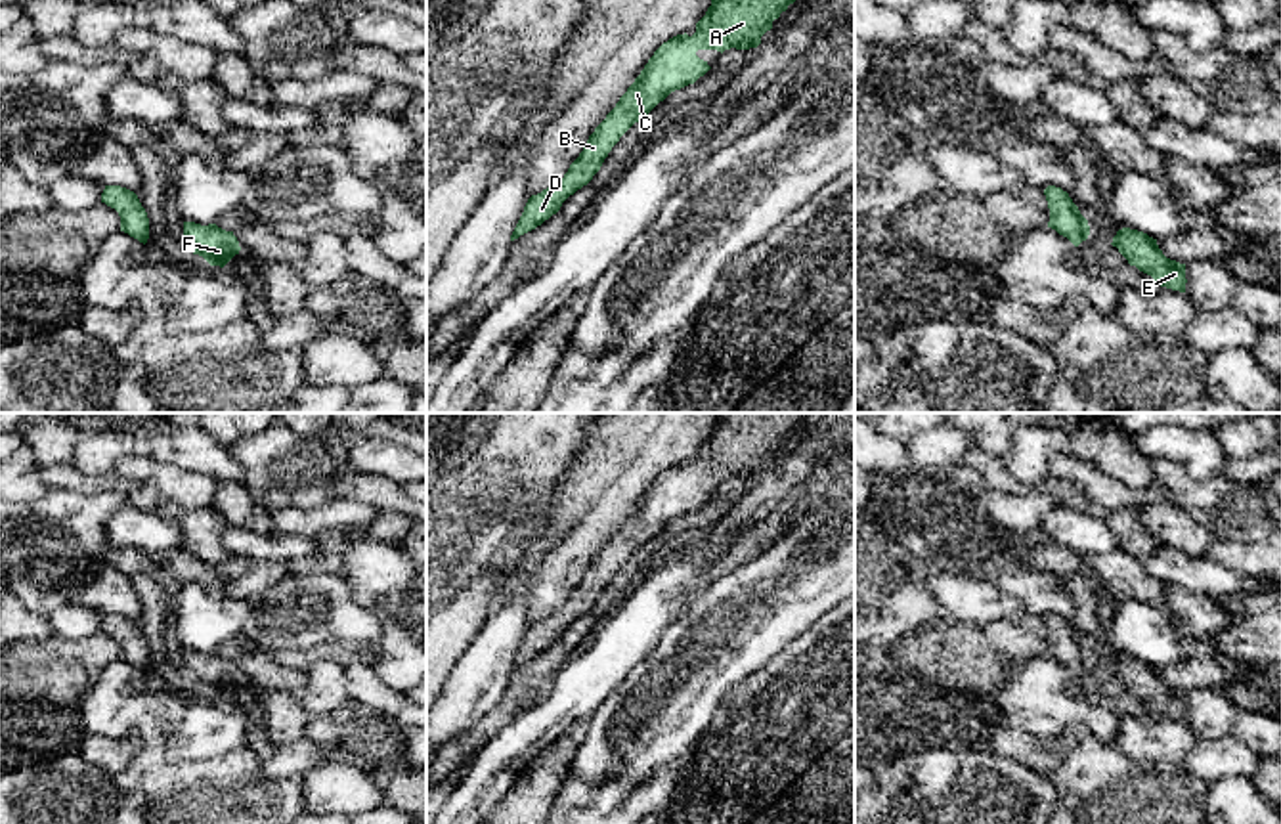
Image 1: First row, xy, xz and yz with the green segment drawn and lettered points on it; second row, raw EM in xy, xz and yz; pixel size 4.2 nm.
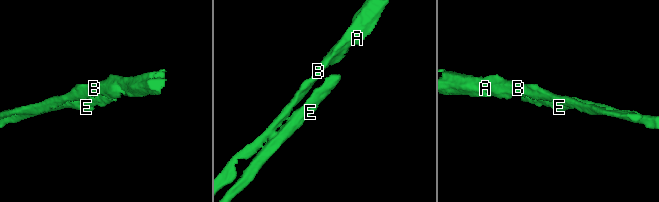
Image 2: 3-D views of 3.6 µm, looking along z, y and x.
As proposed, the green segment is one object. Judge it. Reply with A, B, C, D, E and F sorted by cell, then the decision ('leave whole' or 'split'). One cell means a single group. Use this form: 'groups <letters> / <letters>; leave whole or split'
groups A B C D E F; leave whole

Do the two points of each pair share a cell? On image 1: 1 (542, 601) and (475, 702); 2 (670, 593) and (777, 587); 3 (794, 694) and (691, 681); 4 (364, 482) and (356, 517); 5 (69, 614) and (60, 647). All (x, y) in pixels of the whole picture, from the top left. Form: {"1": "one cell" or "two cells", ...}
{"1": "two cells", "2": "two cells", "3": "two cells", "4": "two cells", "5": "two cells"}

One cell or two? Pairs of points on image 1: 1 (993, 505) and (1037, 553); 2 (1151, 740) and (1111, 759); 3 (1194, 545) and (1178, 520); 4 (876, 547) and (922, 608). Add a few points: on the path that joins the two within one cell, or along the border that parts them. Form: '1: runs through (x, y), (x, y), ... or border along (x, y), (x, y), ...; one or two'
1: border along (1041, 538), (1023, 555); two
2: border along (1111, 744), (1129, 758), (1167, 761); two
3: runs through (1192, 540), (1178, 526); one
4: runs through (876, 563), (907, 593); one

